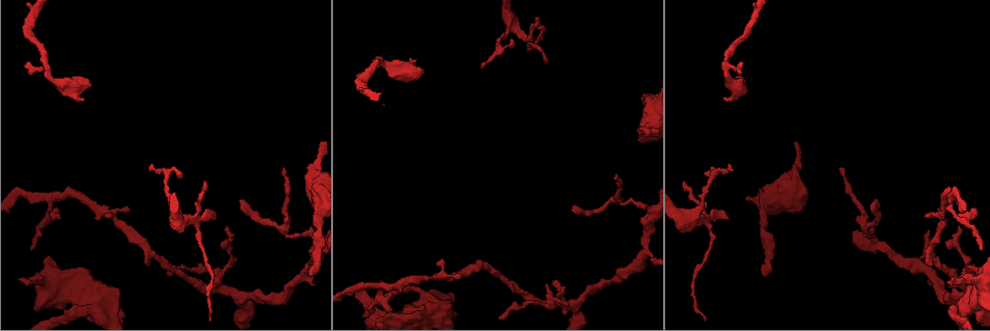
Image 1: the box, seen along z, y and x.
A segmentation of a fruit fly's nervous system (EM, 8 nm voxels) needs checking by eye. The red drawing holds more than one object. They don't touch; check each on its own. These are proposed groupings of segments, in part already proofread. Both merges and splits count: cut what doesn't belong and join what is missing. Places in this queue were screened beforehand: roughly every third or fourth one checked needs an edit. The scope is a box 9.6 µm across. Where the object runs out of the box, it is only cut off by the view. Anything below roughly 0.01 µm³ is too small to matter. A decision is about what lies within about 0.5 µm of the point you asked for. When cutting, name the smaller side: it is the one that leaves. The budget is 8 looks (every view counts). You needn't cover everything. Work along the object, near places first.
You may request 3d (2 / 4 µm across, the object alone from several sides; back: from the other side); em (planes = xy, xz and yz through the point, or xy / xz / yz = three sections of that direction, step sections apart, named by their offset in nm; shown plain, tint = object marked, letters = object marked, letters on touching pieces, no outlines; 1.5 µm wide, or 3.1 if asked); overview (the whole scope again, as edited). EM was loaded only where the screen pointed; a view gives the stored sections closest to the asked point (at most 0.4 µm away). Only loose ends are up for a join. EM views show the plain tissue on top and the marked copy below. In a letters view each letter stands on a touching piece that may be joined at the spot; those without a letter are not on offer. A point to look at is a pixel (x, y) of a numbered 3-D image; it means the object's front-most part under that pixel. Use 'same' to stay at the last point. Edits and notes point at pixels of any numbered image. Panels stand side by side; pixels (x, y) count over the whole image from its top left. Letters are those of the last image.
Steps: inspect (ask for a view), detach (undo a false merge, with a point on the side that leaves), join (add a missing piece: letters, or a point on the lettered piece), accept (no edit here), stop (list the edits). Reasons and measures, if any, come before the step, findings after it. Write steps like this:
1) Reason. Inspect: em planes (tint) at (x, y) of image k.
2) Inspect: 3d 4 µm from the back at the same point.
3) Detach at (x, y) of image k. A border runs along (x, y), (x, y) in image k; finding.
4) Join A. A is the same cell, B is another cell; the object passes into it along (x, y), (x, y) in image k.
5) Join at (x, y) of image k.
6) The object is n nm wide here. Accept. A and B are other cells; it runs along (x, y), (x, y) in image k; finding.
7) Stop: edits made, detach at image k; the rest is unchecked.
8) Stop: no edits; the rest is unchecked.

Sharp bend. Inspect: em yz step 8 (tint) at (423, 303) of image 1.

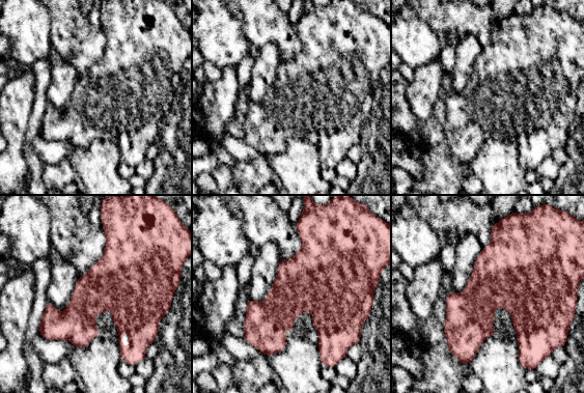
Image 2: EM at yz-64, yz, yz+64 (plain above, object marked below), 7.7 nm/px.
Inspect: em planes (letters) at the same point.

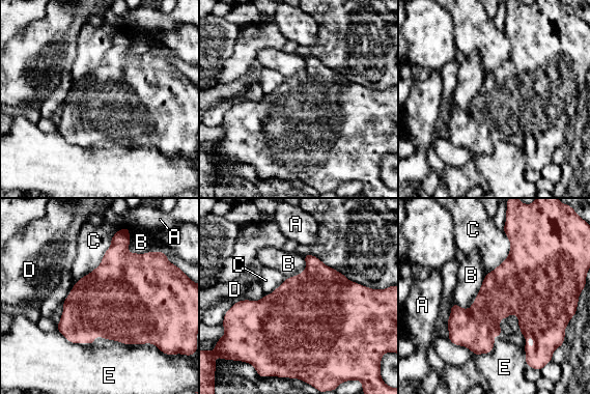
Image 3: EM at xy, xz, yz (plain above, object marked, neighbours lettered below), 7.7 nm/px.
The longest contact is with C, 600 nm. Accept. A, B, C, D and E are other cells; a border runs along (485, 275), (468, 309), (453, 304) in image 3; one neuron here.

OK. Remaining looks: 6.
Thin end. Inspect: em planes (letters) at (974, 210) of image 1.

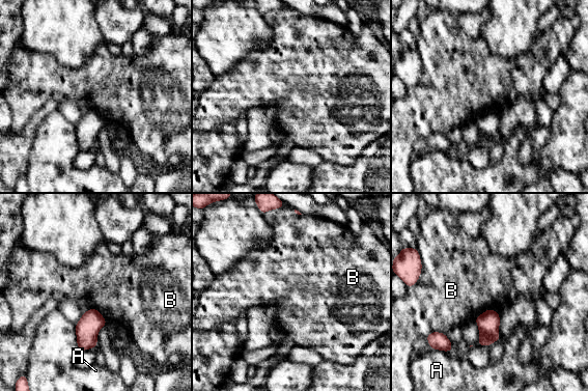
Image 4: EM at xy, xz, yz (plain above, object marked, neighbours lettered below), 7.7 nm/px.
The object is 170 nm wide here. Accept. A and B are other cells; a border runs along (445, 333), (430, 332), (425, 336) in image 4; none of them fits.

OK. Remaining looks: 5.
An open end. Inspect: em xz step 8 (tint) at (726, 218) of image 1.

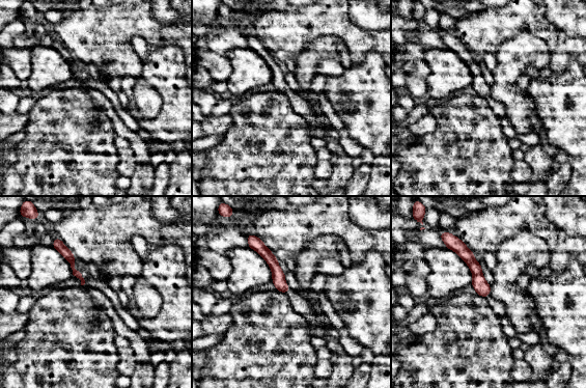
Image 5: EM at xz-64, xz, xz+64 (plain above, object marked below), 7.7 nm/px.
Inspect: em planes (letters) at the same point.

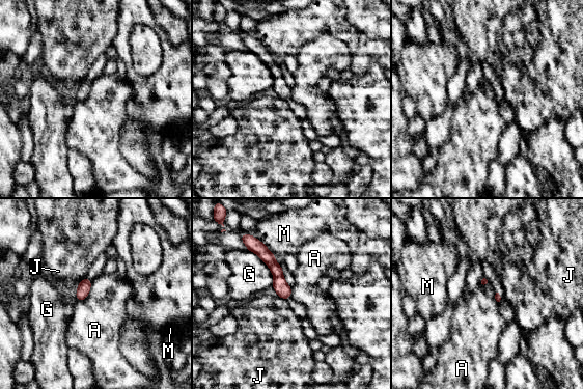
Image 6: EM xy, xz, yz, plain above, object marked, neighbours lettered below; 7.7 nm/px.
Accept. A, G, J and M are other cells; a border runs along (92, 282), (89, 294), (78, 301) in image 6; no lettered piece goes on from it.

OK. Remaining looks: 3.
Stop: no edits; the rest is unchecked.

